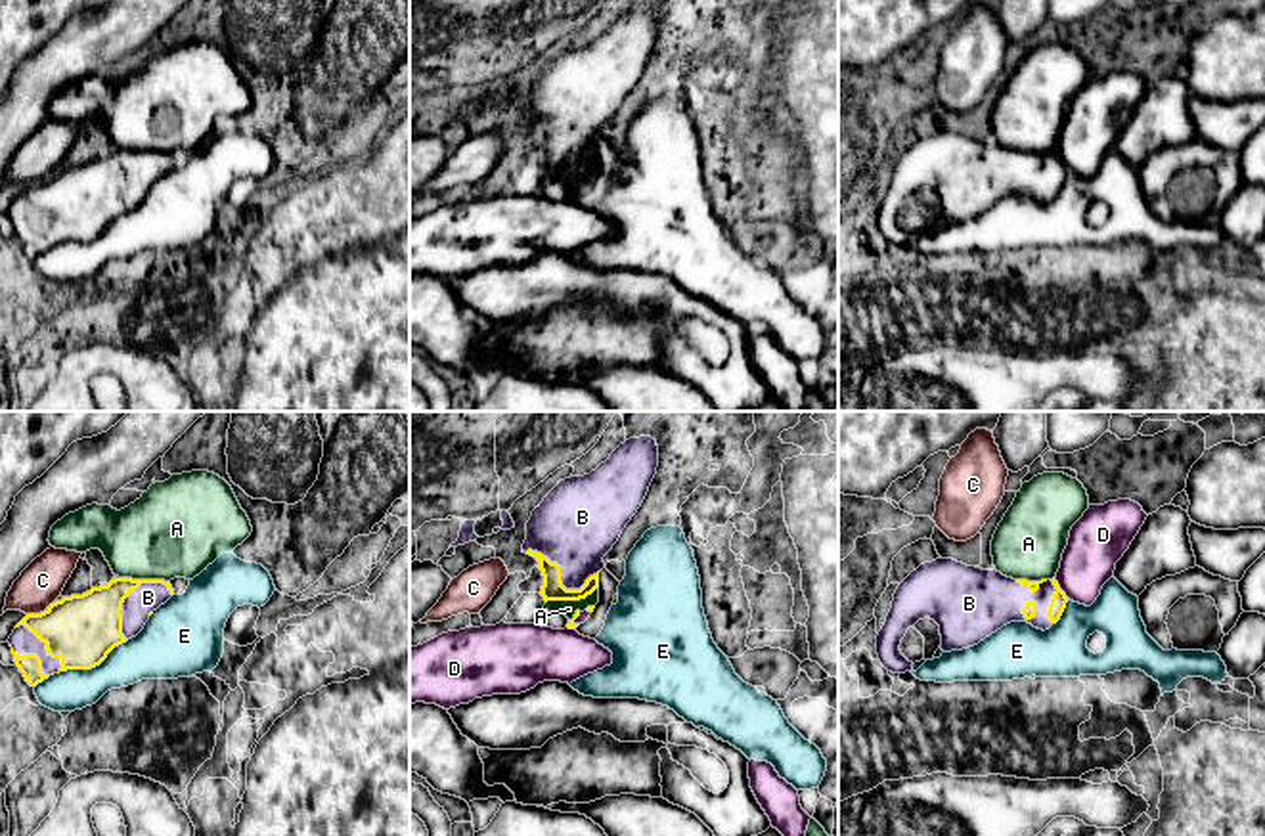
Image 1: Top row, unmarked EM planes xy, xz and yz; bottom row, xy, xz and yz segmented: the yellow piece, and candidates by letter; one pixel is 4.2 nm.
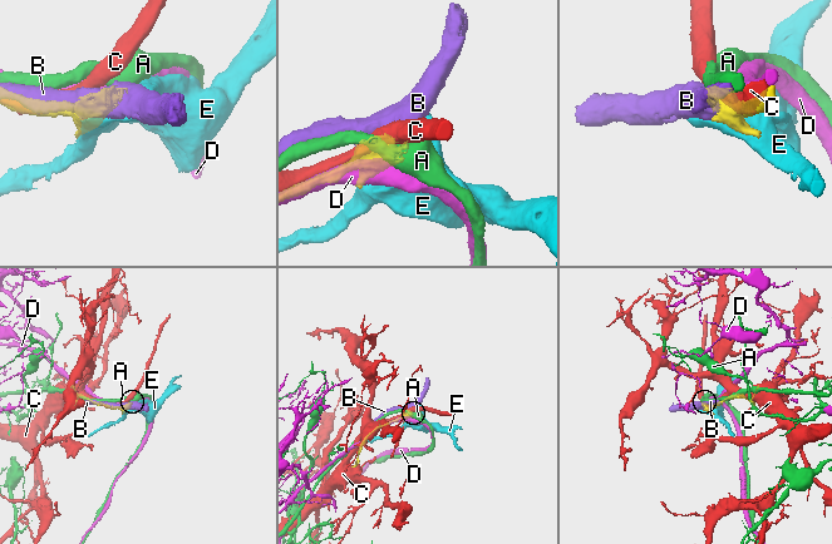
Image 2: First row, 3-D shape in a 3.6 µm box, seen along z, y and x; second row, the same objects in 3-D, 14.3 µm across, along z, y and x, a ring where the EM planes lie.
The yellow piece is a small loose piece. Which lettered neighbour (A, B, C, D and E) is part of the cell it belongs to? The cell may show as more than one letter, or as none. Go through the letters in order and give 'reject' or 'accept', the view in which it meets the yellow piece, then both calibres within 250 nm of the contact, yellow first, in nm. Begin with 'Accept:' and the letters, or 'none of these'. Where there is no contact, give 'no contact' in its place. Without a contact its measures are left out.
Accept: B
A: reject; meets yellow in xz; 90 nm thick on the yellow side, 70 nm on the other
B: accept; meets yellow in xy; 300 nm thick on the yellow side, 120 nm on the other
C: reject; meets yellow in xy; 300 nm thick on the yellow side, 180 nm on the other
D: reject; meets yellow in yz; 70 nm thick on the yellow side, 240 nm on the other
E: reject; meets yellow in xy; 300 nm thick on the yellow side, 200 nm on the other

